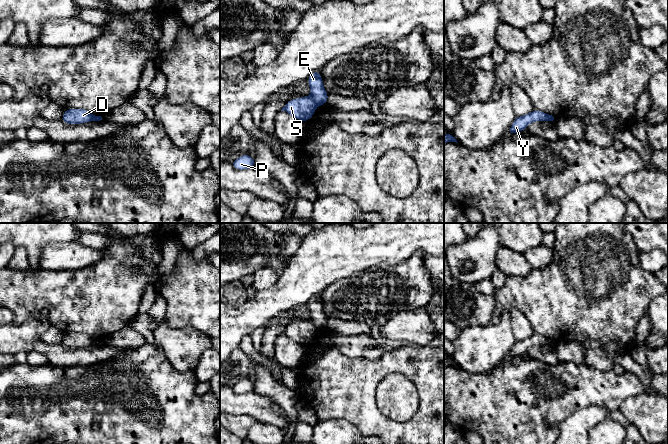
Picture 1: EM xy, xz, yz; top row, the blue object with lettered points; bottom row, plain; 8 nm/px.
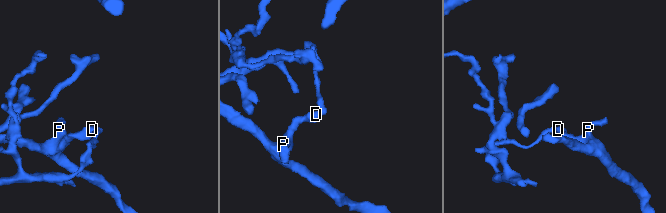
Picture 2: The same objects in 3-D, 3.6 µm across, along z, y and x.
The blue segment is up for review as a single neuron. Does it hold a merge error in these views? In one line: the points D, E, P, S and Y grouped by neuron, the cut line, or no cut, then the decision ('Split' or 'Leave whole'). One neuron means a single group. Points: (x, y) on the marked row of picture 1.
Groups: D P S / E Y. Split along xz (310, 97), (317, 105). Split

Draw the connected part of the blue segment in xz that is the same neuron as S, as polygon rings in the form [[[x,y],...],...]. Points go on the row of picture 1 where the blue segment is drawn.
[[[309,96],[288,101],[281,111],[285,111],[292,117],[303,122],[312,118],[317,108],[316,103]]]

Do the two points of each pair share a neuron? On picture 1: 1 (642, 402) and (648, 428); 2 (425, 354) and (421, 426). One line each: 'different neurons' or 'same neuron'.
1: same neuron
2: same neuron

